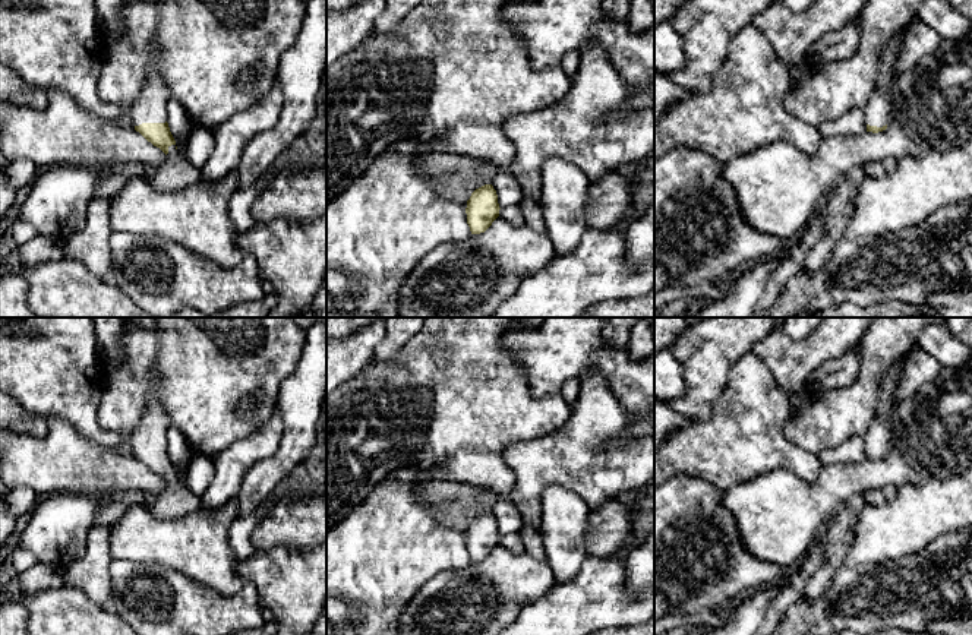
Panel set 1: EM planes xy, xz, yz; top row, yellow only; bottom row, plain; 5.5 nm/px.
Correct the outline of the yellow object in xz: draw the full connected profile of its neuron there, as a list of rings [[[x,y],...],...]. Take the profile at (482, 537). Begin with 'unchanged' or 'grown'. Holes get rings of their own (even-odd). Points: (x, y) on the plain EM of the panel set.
unchanged; [[[492,512],[476,516],[467,528],[467,552],[471,562],[485,560],[499,544],[498,522]]]

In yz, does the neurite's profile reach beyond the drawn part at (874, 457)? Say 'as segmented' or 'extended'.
extended

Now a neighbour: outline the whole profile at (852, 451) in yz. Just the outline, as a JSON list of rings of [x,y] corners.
[[[853,436],[845,443],[824,449],[818,454],[823,465],[827,464],[859,464],[867,459],[867,449],[862,436]]]

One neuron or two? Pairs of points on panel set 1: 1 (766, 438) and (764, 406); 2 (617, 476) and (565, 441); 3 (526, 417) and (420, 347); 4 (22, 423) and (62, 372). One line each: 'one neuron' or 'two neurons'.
1: one neuron
2: one neuron
3: one neuron
4: two neurons

